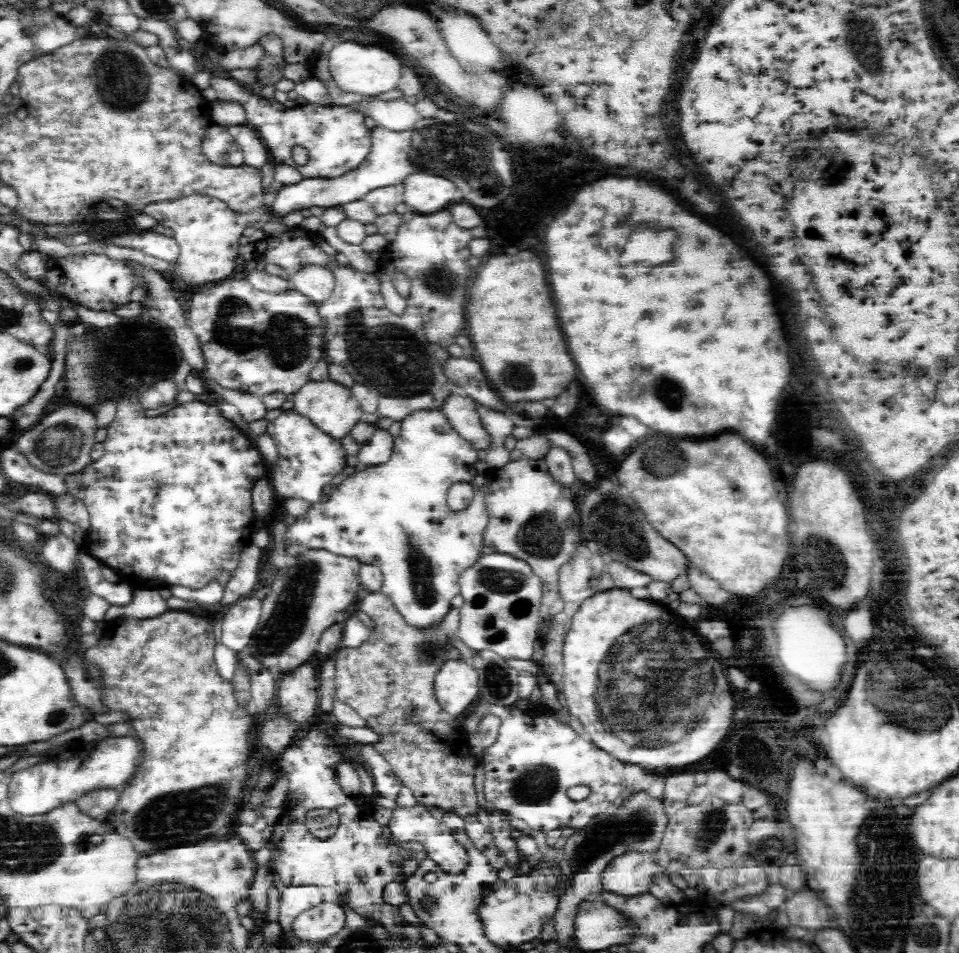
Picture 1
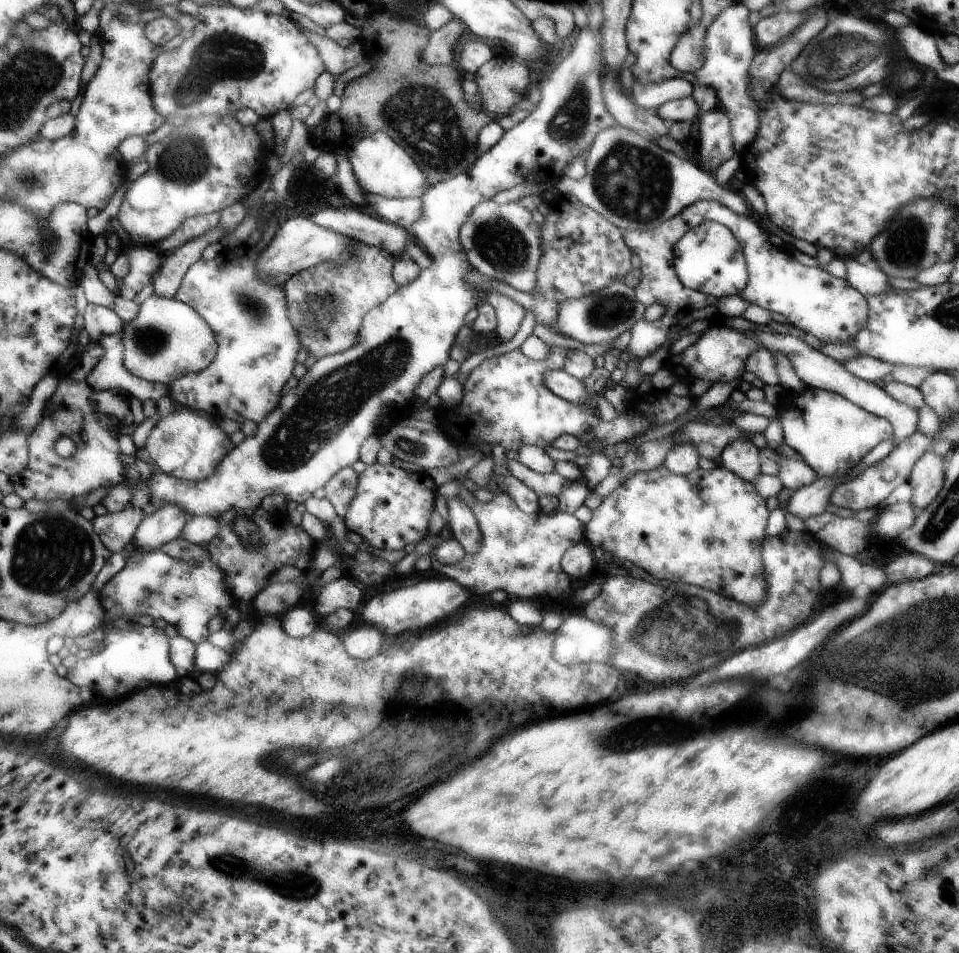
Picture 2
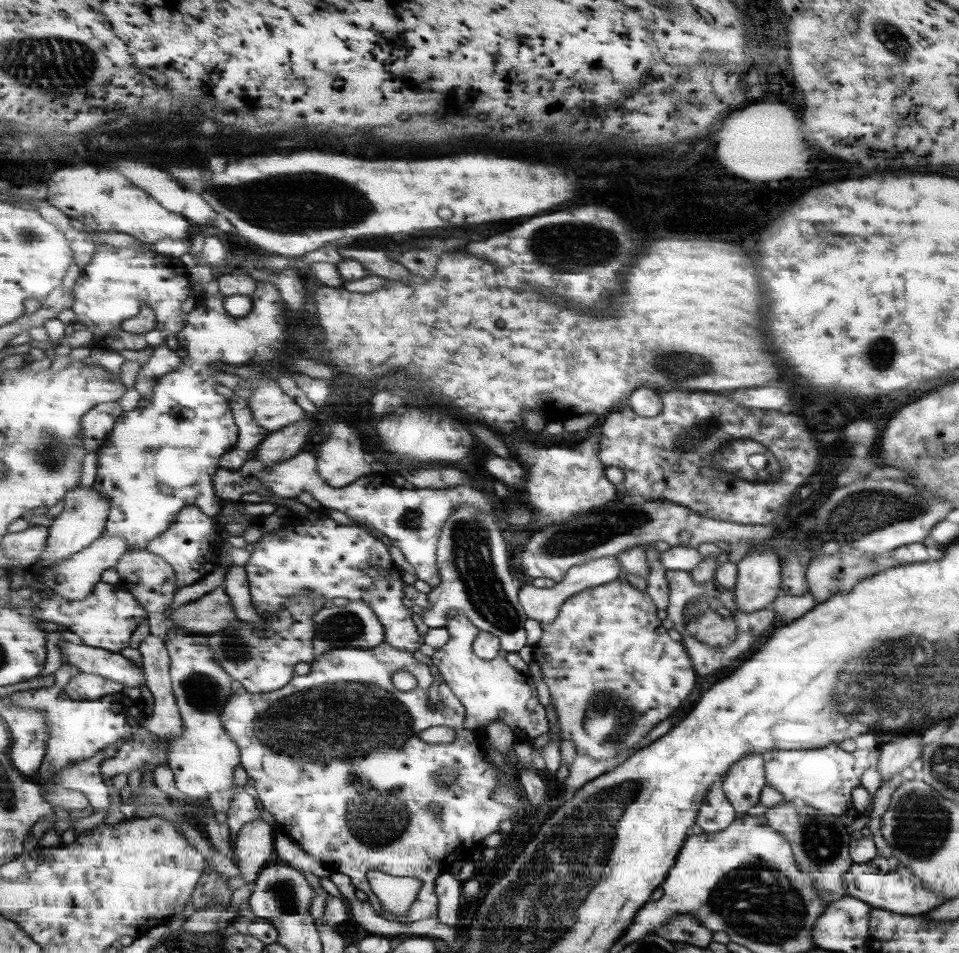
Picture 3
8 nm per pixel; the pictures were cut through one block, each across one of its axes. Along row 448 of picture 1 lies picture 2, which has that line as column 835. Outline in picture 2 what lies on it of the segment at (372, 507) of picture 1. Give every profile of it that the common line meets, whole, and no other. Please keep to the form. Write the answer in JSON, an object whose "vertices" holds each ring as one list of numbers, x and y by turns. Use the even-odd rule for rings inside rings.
{"vertices":[[805,388,803,394,783,390,777,416,783,430,783,444,793,448,807,466,825,478,845,476,879,442,893,438,893,424,887,418,879,418,855,406,841,394,817,388]]}

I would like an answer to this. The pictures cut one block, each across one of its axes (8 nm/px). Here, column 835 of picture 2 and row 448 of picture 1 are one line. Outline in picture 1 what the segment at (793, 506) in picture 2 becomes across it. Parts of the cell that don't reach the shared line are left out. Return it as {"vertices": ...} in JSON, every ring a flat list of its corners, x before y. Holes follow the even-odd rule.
{"vertices":[[450,394,438,410,448,418,450,426,464,440,468,440,476,450,486,450,490,446,490,436,480,422,480,414,478,414,474,398]]}

